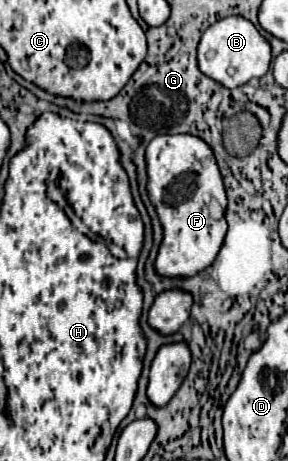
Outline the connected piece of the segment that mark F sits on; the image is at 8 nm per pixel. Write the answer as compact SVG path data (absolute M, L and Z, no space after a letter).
M181 133L181 135L157 135L149 147L147 147L147 175L149 175L149 197L153 205L157 207L157 213L163 223L163 243L155 261L155 269L163 277L191 277L197 271L203 271L209 267L217 253L223 247L225 235L227 235L227 193L223 185L221 171L217 167L213 149L195 135Z

